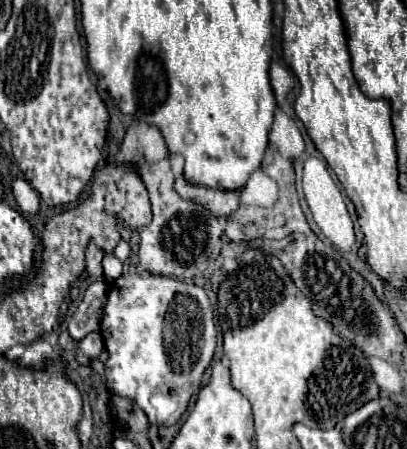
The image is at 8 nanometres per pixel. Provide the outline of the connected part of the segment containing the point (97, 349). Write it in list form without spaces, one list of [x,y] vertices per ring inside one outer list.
[[[96,331],[96,333],[90,333],[90,335],[86,335],[82,341],[78,341],[78,345],[76,345],[76,361],[78,361],[78,365],[90,365],[92,363],[92,359],[96,359],[96,357],[100,357],[100,353],[102,353],[102,337],[100,337],[100,333]]]

